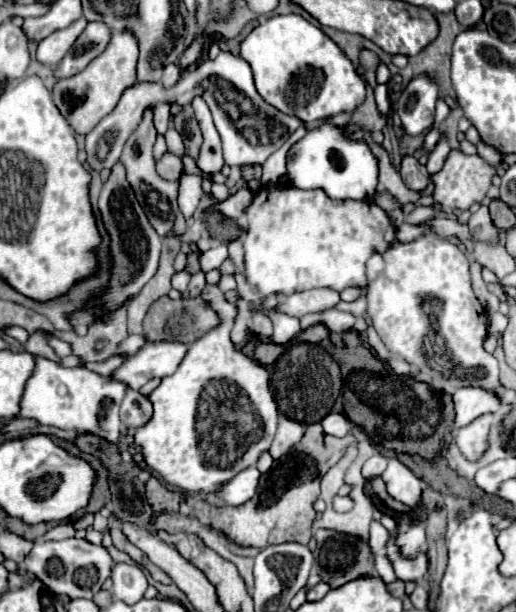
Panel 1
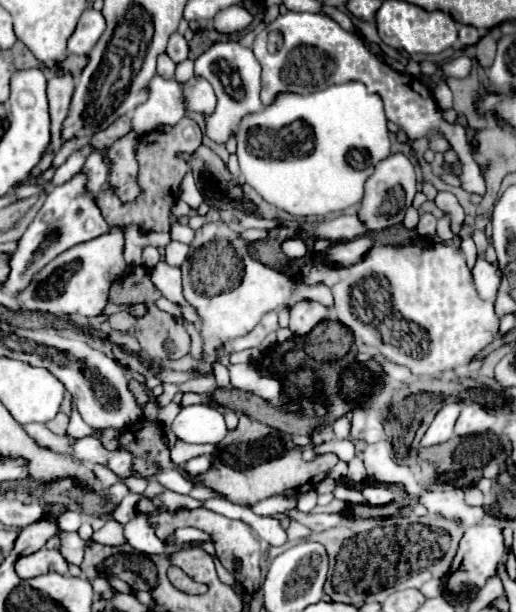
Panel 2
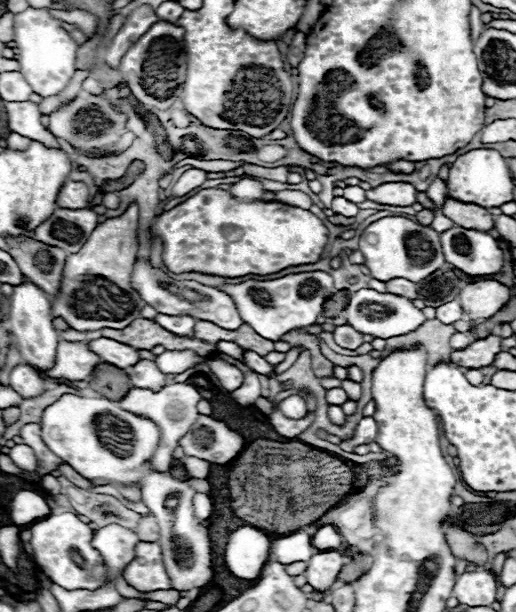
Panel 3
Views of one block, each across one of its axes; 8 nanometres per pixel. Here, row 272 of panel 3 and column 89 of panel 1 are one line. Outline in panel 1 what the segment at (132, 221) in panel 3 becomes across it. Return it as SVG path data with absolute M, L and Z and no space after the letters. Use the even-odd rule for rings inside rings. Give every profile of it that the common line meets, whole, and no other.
M122 30L118 34L112 32L110 44L106 50L94 58L82 72L72 78L58 80L52 88L54 104L58 106L60 114L68 120L76 134L88 134L104 116L108 116L122 92L136 84L136 62L138 62L138 40L132 30Z

